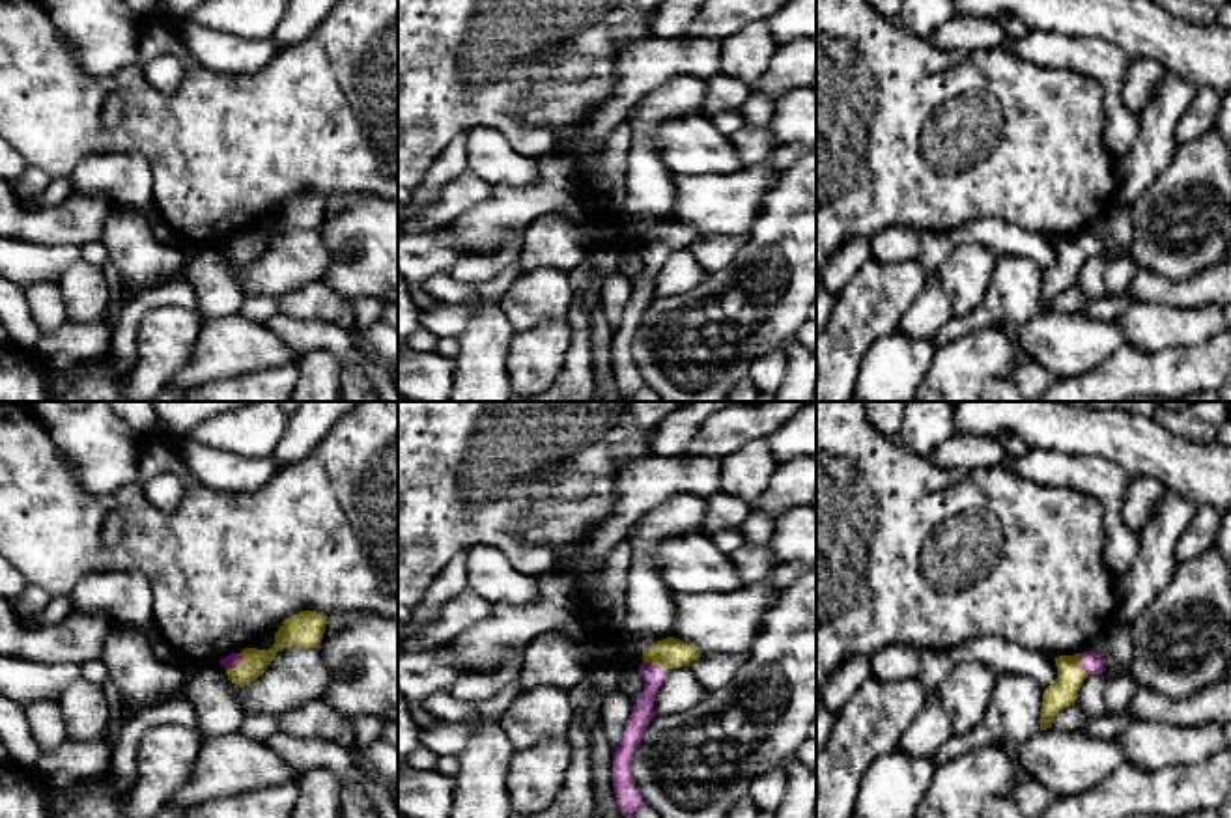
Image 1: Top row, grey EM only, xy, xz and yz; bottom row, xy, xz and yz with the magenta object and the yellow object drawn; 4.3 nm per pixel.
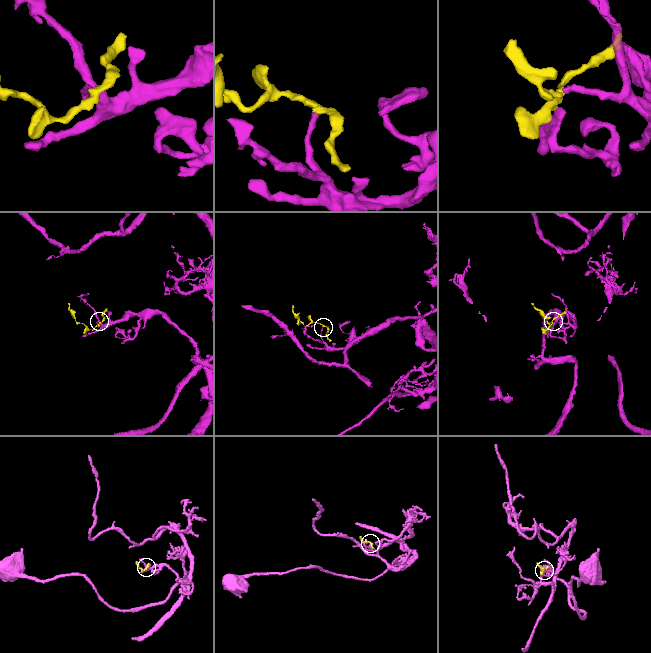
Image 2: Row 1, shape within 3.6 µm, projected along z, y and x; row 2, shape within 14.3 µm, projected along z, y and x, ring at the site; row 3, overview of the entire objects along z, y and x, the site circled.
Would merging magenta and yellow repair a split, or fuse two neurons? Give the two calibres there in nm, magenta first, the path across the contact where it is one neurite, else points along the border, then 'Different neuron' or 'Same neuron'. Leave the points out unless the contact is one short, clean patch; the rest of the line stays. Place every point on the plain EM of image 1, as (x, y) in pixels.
Thickness 100 nm (magenta) against 130 nm. Path across: xz (643, 294), (656, 247), (669, 234). Same neuron

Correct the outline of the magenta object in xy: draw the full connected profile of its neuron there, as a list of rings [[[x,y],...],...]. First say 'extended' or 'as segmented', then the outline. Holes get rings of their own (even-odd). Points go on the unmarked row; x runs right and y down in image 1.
extended; [[[301,192],[282,204],[269,232],[245,230],[230,235],[219,245],[226,250],[228,261],[239,269],[248,267],[265,254],[275,237],[288,230],[318,230],[325,215],[327,198],[316,192]]]

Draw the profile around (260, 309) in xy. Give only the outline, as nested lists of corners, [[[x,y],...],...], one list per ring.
[[[250,295],[241,306],[243,316],[260,323],[267,323],[278,312],[278,301],[273,295]]]

